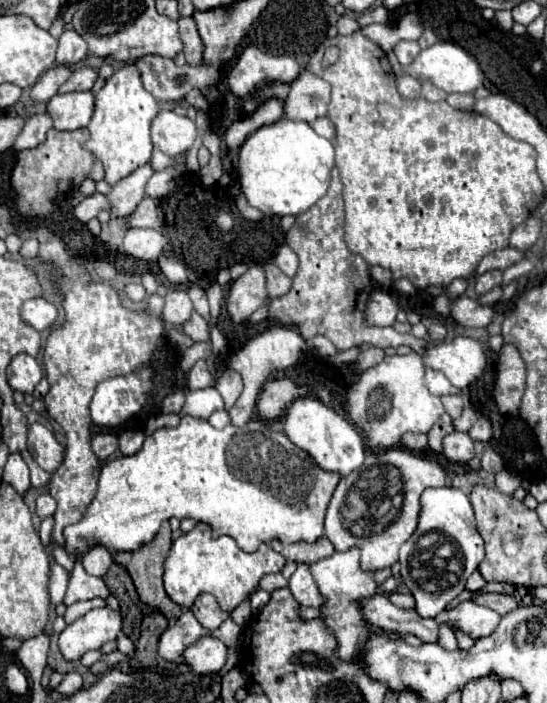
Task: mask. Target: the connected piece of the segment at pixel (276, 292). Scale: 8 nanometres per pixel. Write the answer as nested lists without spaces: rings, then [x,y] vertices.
[[[266,262],[262,268],[266,270],[266,288],[272,298],[282,296],[290,290],[290,278],[286,274],[282,274],[272,262]]]

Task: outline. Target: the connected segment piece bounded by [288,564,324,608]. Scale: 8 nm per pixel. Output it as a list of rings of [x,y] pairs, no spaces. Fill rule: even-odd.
[[[298,564],[298,570],[288,580],[288,588],[290,588],[290,592],[294,592],[294,598],[302,606],[320,608],[324,604],[324,598],[320,596],[318,588],[316,588],[316,582],[314,582],[306,564]]]

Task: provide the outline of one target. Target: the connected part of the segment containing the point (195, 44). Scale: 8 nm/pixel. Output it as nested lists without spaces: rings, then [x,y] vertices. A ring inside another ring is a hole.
[[[178,18],[178,30],[180,30],[180,40],[182,40],[182,46],[184,46],[186,62],[194,64],[194,66],[200,66],[204,44],[202,44],[200,34],[196,30],[194,18]]]

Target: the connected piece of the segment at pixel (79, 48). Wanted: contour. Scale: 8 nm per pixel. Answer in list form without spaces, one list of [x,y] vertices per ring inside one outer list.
[[[64,30],[64,34],[58,40],[58,52],[56,52],[56,62],[64,66],[74,66],[82,62],[88,56],[86,42],[80,34],[74,30]]]

